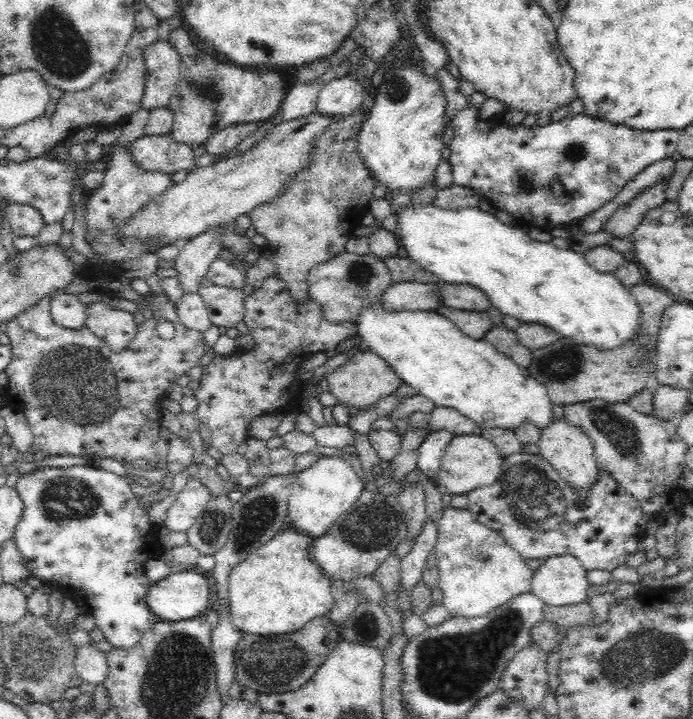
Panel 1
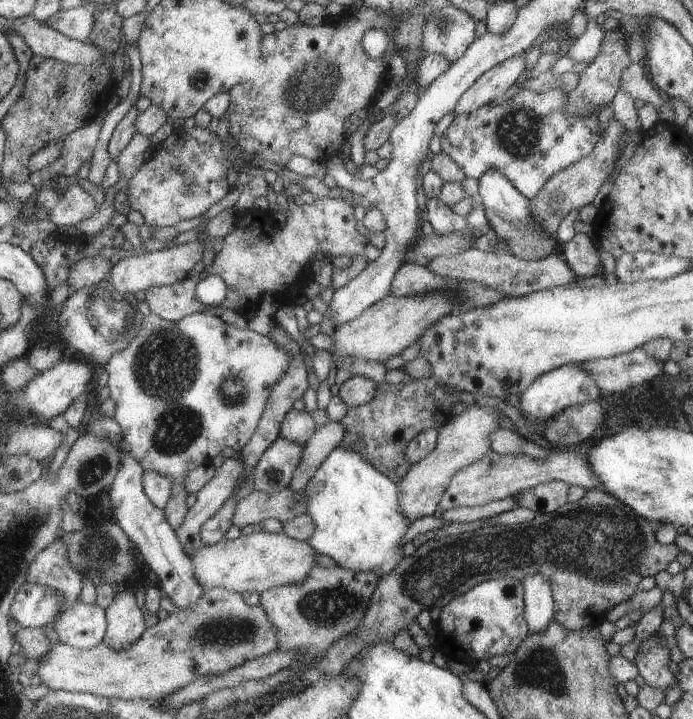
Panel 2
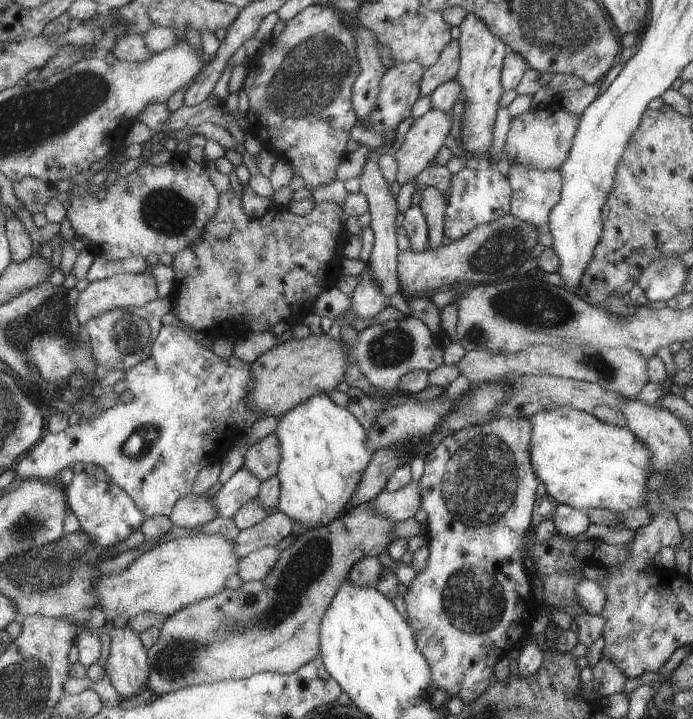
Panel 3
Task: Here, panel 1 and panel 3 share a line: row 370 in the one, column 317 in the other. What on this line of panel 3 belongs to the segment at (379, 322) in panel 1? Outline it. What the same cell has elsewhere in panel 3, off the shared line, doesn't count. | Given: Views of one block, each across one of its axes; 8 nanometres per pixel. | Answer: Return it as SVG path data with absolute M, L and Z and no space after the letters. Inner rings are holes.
M329 393L314 394L303 404L280 415L278 419L273 432L278 437L278 444L281 447L281 462L275 474L280 482L276 507L304 529L327 526L348 513L346 506L354 498L359 479L373 458L371 450L365 448L362 424L347 408L336 405Z

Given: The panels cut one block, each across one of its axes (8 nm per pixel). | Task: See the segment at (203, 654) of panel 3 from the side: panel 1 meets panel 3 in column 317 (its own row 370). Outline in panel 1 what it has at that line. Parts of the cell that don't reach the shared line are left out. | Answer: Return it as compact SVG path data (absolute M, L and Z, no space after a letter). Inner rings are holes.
M644 282L632 287L630 292L641 309L639 327L642 329L630 342L614 350L600 350L596 346L576 345L575 342L559 339L548 347L532 351L532 362L526 367L528 374L547 388L555 406L564 407L595 399L608 403L626 402L642 391L646 380L655 375L658 330L664 312L674 303L672 300L677 299Z

